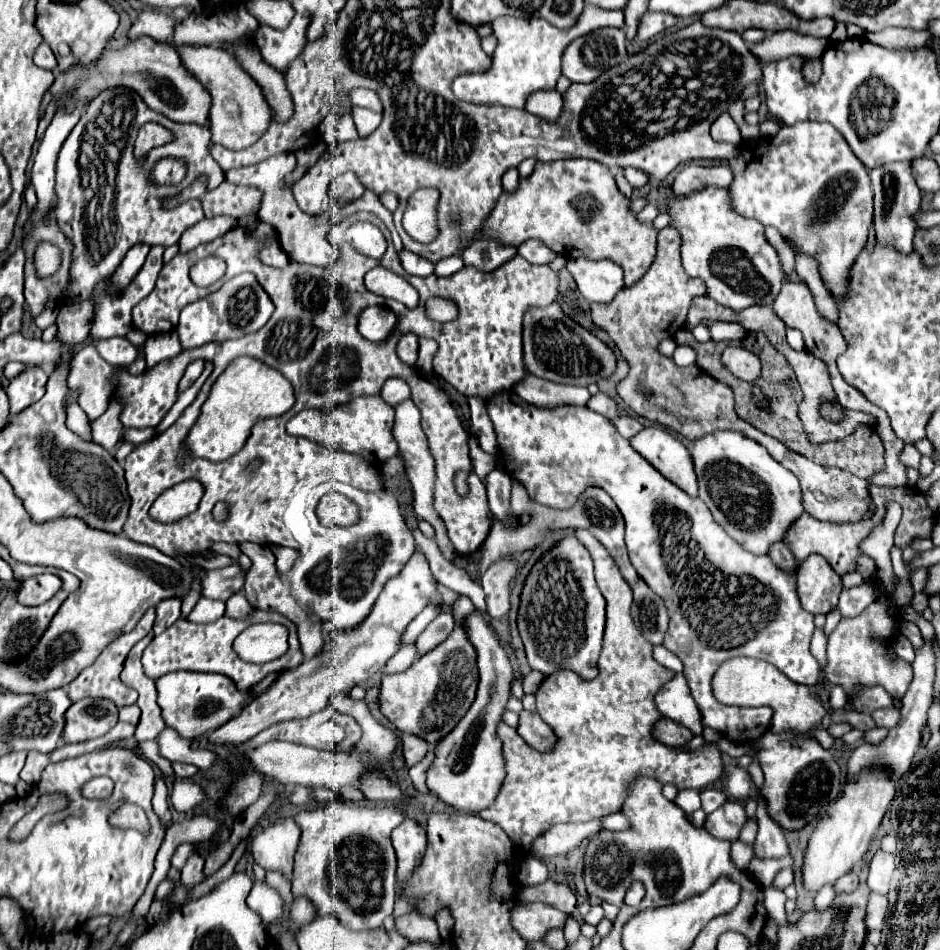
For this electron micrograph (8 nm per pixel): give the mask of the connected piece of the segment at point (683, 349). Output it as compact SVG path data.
M678 346L672 356L676 366L692 366L696 360L696 352L690 346Z

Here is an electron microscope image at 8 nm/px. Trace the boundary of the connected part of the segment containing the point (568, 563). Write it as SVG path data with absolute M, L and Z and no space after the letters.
M572 534L564 536L554 548L544 552L522 584L516 622L530 668L544 676L558 670L572 670L586 680L594 678L598 674L596 662L604 634L604 608L606 602L594 580L590 554Z

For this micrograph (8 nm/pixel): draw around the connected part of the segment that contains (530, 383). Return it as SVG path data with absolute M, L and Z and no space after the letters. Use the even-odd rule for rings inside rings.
M526 374L522 382L516 382L514 392L522 400L532 402L534 406L548 406L548 408L564 406L564 404L584 406L590 398L590 392L582 386L556 384L556 382L550 382L550 380L534 378L532 374Z

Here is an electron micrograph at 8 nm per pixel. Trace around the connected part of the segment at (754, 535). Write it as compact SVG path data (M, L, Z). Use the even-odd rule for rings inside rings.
M720 430L694 440L692 460L700 484L698 496L716 522L752 554L766 554L770 544L782 540L788 526L804 512L798 478L778 464L764 446L740 432ZM764 490L768 498L768 520L764 520Z

